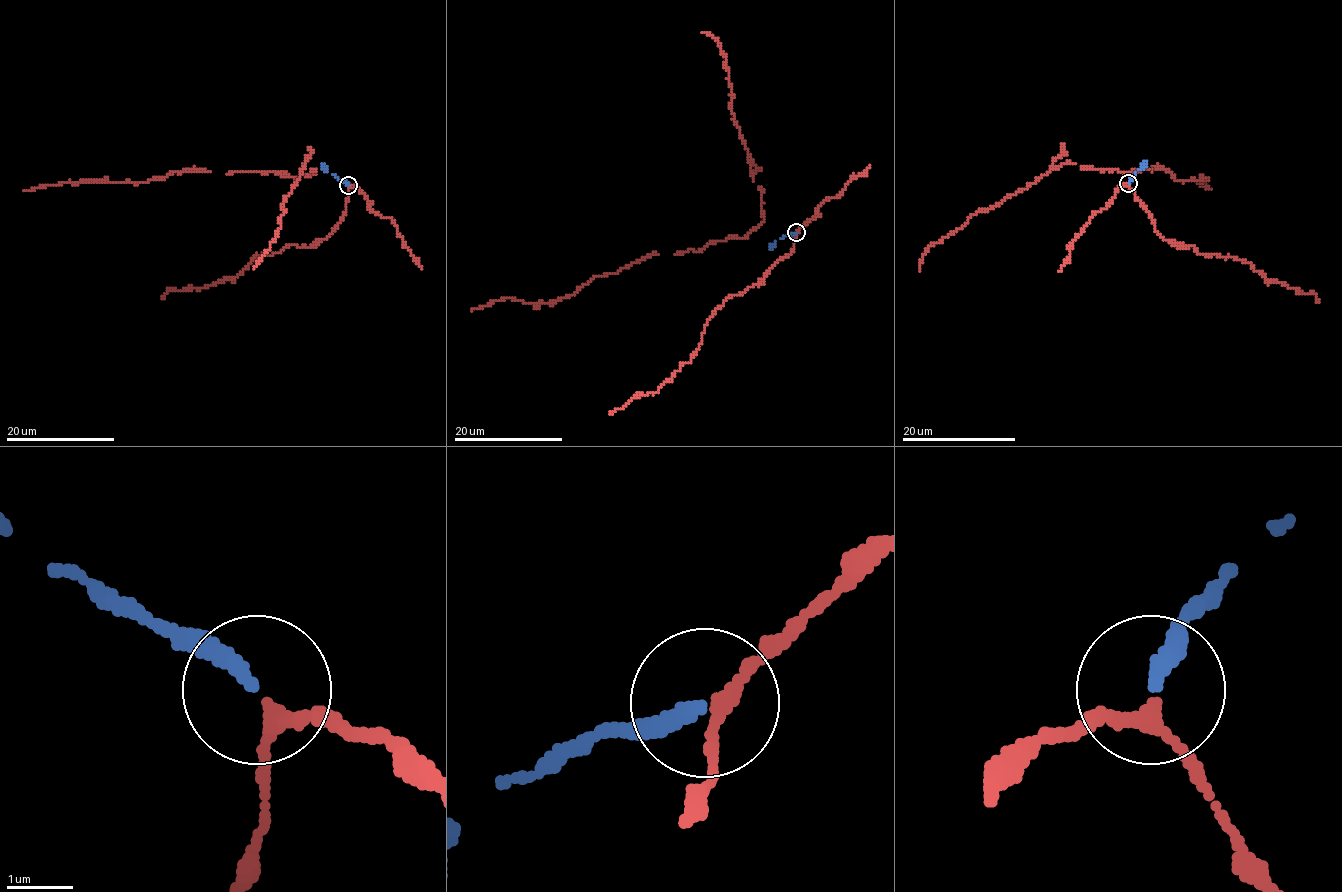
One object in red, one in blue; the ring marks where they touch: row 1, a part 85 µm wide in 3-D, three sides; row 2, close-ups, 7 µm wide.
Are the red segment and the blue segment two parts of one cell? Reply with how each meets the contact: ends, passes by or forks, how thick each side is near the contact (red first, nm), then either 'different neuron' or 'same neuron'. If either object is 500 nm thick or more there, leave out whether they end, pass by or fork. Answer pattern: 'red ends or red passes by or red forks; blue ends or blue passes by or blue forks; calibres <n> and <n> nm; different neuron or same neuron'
red passes by; blue ends; calibres 200 and 240 nm; same neuron

